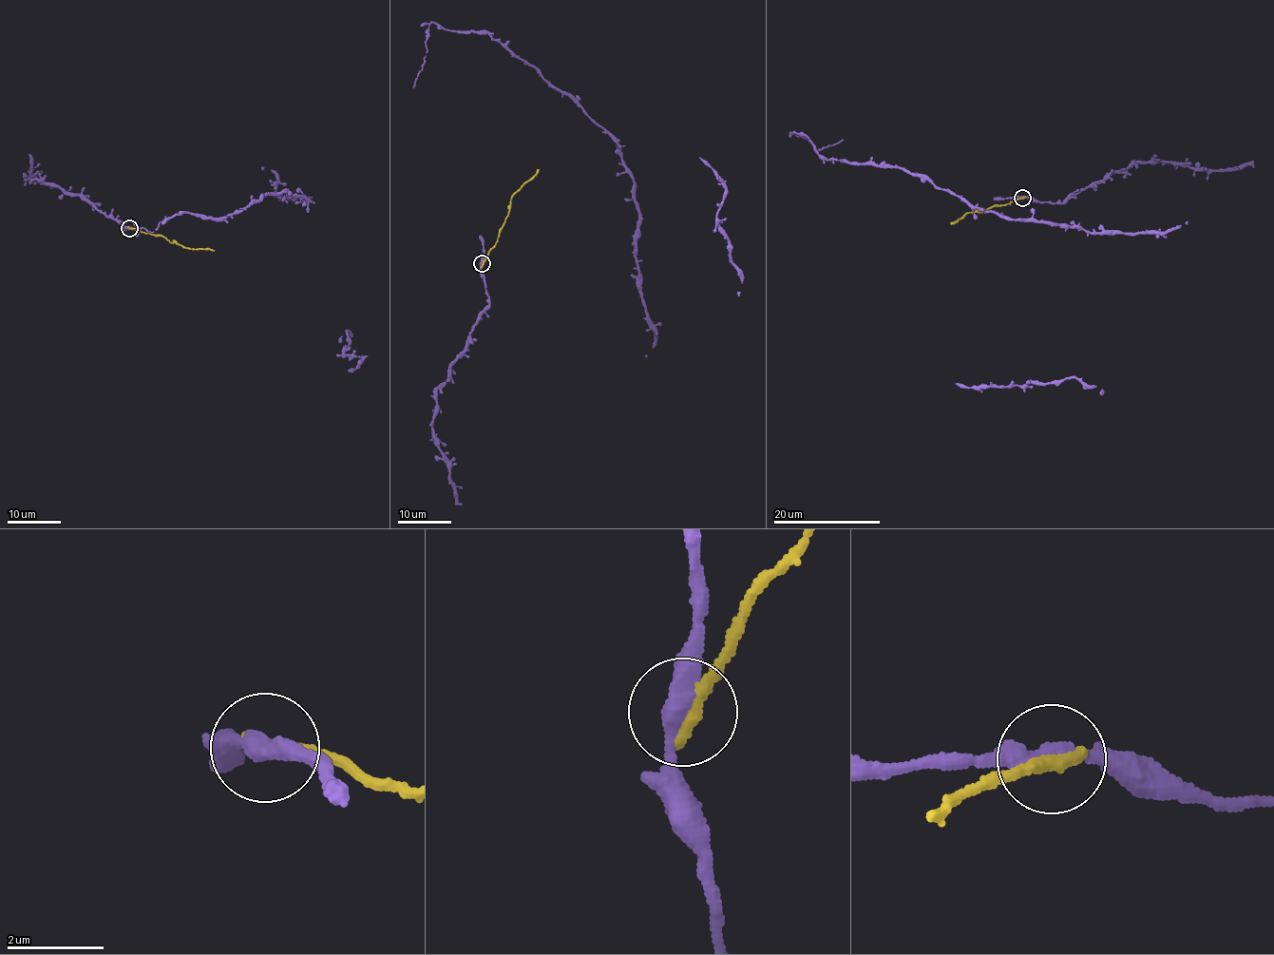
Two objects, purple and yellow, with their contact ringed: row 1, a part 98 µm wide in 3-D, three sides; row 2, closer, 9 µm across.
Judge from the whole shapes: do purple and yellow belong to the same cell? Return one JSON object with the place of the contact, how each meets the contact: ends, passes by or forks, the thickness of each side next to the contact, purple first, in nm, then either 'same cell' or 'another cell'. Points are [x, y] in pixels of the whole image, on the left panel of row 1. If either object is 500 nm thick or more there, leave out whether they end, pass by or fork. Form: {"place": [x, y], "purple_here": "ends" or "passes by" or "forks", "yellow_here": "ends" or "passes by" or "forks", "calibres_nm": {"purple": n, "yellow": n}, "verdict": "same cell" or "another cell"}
{"place": [129, 228], "purple_here": "passes by", "yellow_here": "ends", "calibres_nm": {"purple": 360, "yellow": 360}, "verdict": "another cell"}

